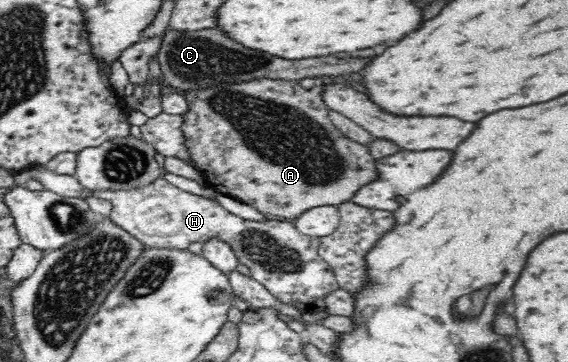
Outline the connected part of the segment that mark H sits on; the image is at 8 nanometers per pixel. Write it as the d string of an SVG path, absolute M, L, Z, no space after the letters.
M163 176L152 180L150 184L138 186L138 188L116 188L110 190L88 190L83 198L86 200L92 196L103 196L112 203L109 218L118 226L126 229L132 236L136 236L146 244L146 248L162 248L166 250L188 251L192 242L224 242L230 245L238 262L248 266L249 276L258 281L271 296L276 297L280 303L294 306L299 312L316 312L325 309L324 298L339 287L336 276L330 265L319 255L319 237L302 234L292 221L280 218L269 218L265 220L246 220L226 210L218 201L197 196L184 190L178 189Z

